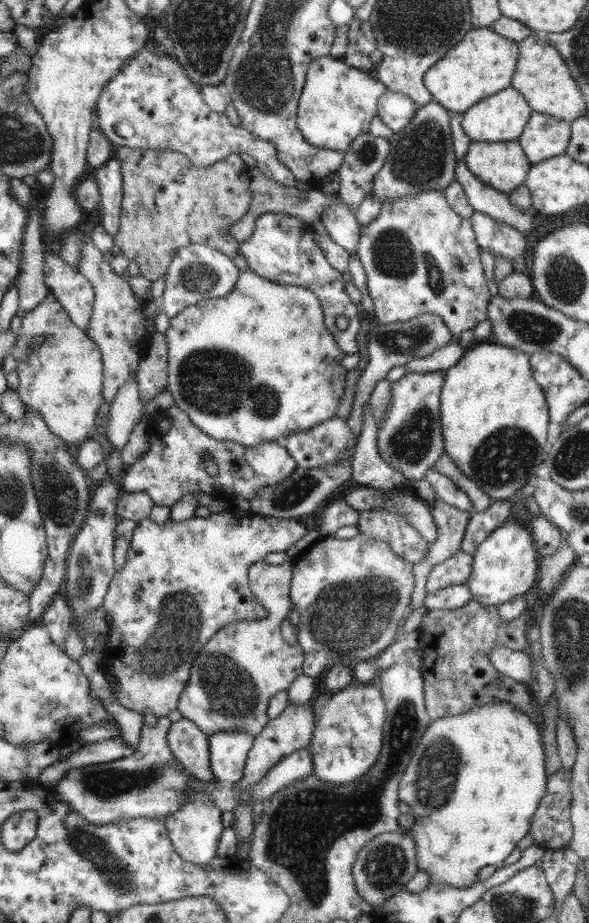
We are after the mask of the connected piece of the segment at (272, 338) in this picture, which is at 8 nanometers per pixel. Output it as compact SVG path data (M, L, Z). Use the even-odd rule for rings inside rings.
M251 271L241 272L238 281L234 284L234 290L226 294L224 298L202 298L201 302L187 306L183 313L169 318L169 328L164 336L168 350L167 390L171 392L175 405L183 410L204 434L219 441L237 442L242 446L258 446L263 442L279 442L291 432L306 432L313 426L318 426L335 416L346 390L348 371L341 365L346 354L336 344L332 333L326 329L324 313L318 298L306 288L274 283Z

